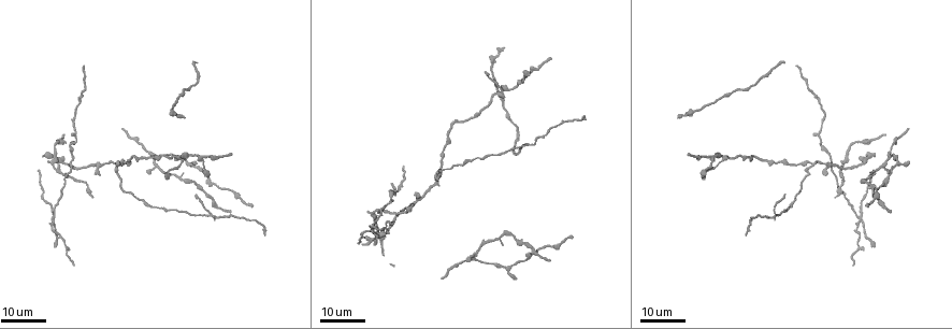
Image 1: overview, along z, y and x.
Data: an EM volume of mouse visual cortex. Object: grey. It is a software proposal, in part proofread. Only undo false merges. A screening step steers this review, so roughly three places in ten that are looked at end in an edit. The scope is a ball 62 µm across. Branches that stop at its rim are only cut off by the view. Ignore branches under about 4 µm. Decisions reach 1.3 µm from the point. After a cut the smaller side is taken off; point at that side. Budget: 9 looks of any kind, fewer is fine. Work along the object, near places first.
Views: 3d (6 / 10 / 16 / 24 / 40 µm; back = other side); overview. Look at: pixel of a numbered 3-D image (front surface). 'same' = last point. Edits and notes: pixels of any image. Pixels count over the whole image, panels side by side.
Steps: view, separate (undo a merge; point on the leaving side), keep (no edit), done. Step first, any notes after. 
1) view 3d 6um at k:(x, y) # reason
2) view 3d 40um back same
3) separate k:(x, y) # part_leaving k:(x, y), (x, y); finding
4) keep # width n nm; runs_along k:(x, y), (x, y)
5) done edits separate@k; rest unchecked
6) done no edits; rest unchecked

view 3d 16um at 1:(724, 157) # four or more arms meet

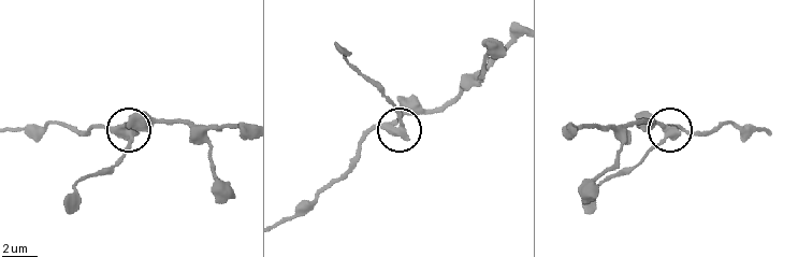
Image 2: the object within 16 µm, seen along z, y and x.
view 3d 10um at 2:(395, 122)

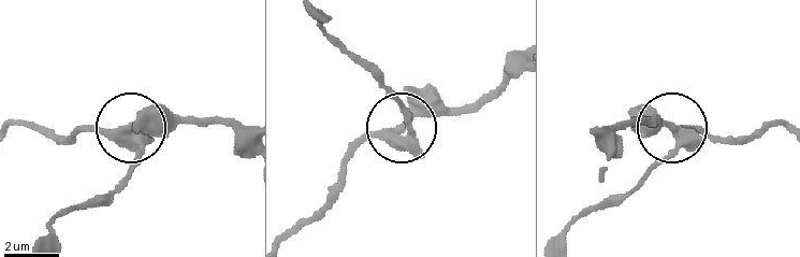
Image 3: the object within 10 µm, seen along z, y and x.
keep # runs_along 3:(788, 128), (675, 128), (639, 181); all the same cell

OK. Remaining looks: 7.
view 3d 16um at 1:(200, 158) # four-way junction

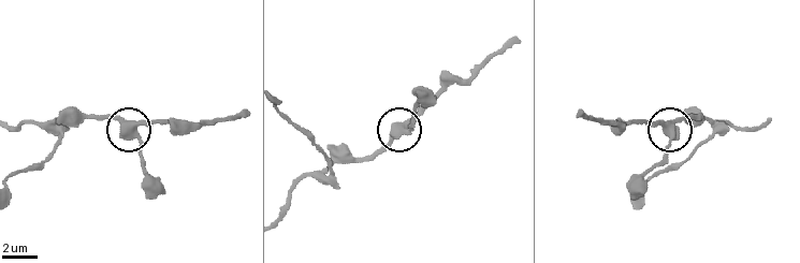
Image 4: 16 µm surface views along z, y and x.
view 3d 10um at 4:(404, 126)

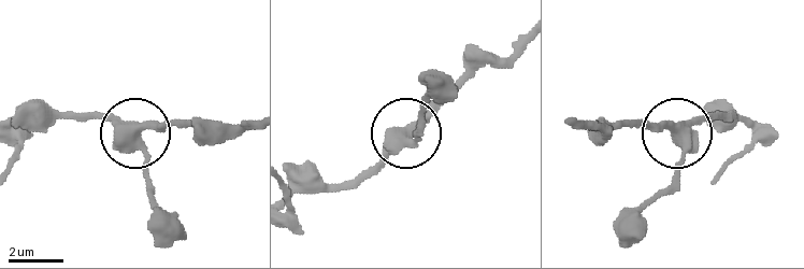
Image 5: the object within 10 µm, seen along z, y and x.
keep # runs_along 5:(751, 123), (731, 115), (685, 123), (677, 189); one cell here

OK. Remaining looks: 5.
view 3d 24um at 1:(810, 164) # four arms meet

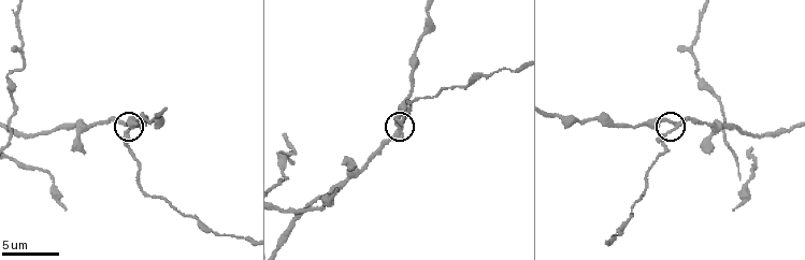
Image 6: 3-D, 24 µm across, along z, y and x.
view 3d 6um at 6:(674, 123)

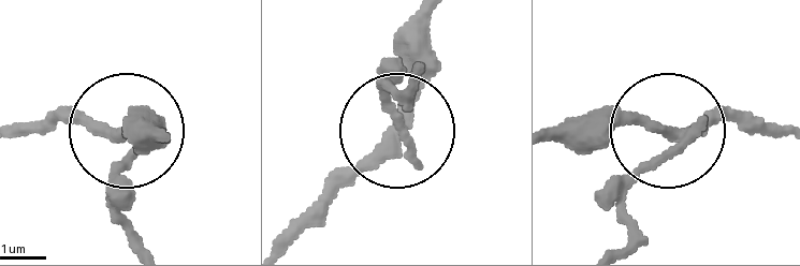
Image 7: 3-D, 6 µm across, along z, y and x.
separate 7:(117, 170) # arms 4; two cells meet here

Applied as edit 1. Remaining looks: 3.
view 3d 16um at 1:(887, 160) # three-way junction

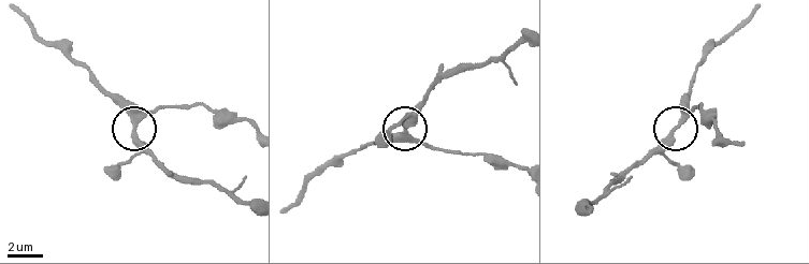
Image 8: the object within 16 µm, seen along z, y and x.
view 3d 10um at 8:(683, 120) # zoom in

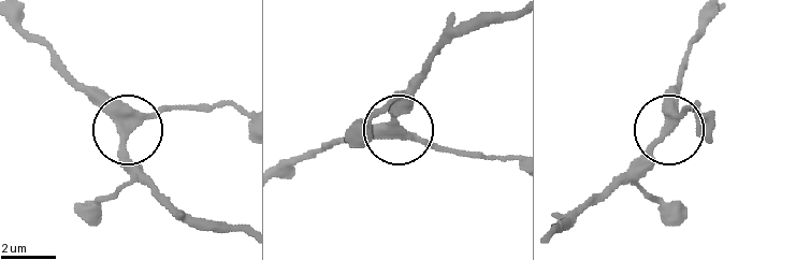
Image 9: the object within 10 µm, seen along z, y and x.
keep # width 290 nm; one cell here

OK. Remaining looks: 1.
done edits separate@7; rest unchecked

